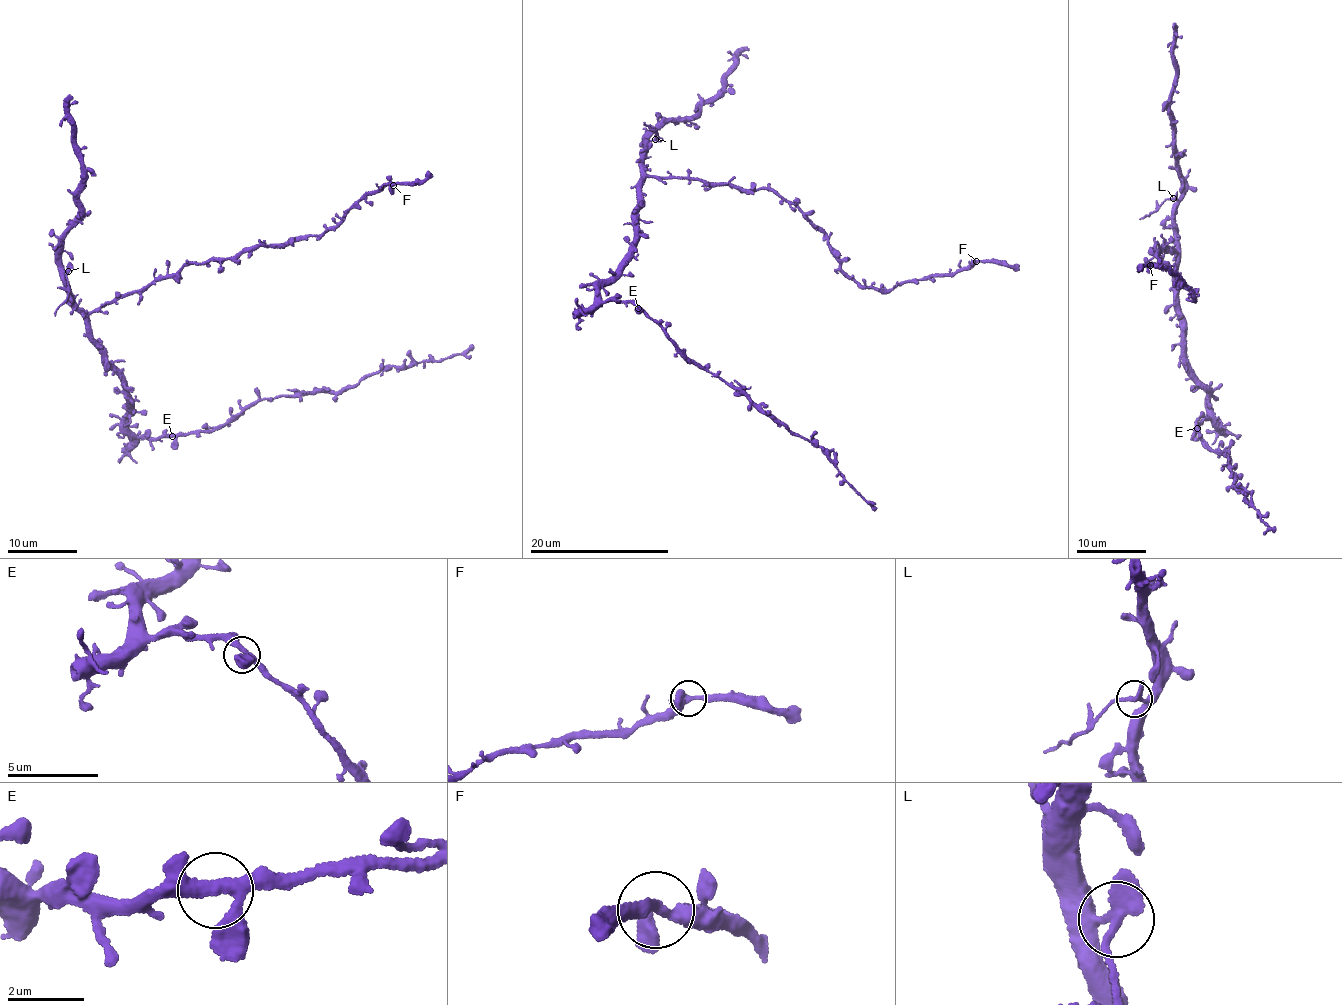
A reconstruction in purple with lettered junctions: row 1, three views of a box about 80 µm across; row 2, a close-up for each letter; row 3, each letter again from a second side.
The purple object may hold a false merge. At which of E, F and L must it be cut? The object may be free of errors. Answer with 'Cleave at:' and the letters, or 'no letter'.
Cleave at: L

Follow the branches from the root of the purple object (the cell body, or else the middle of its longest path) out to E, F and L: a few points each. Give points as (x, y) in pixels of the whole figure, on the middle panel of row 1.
E: (637, 208), (637, 219), (633, 223), (634, 243), (620, 269), (599, 289), (602, 300), (629, 302), (638, 308)
F: (637, 208), (640, 189), (650, 176), (776, 192), (824, 233), (847, 275), (880, 291), (956, 274), (976, 261)
L: (637, 208), (642, 200), (640, 189), (646, 176), (643, 160), (649, 148), (647, 144), (656, 138)

